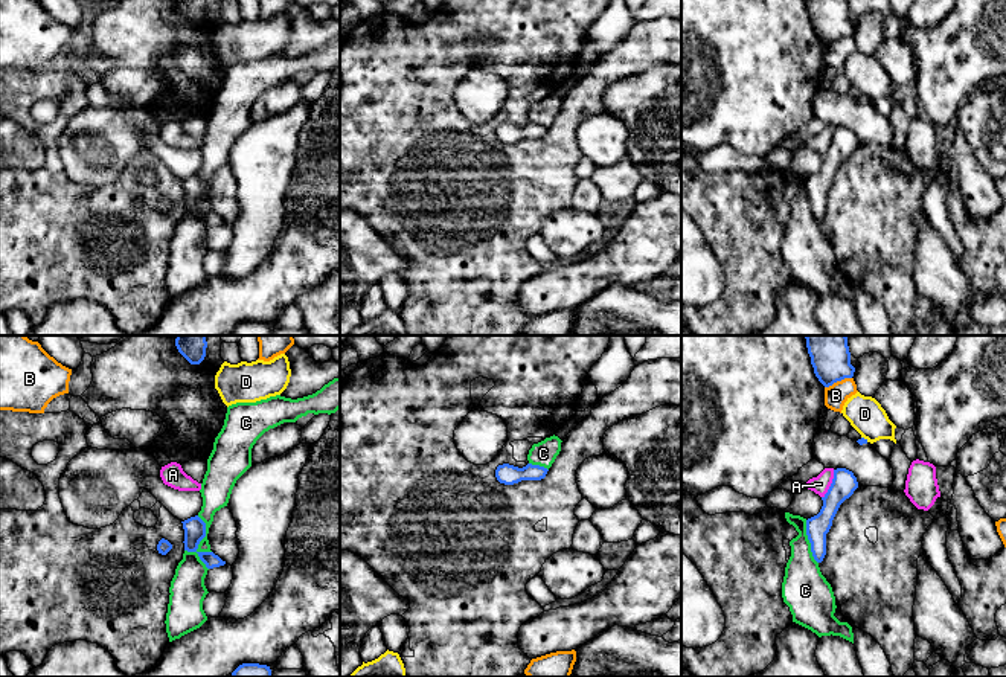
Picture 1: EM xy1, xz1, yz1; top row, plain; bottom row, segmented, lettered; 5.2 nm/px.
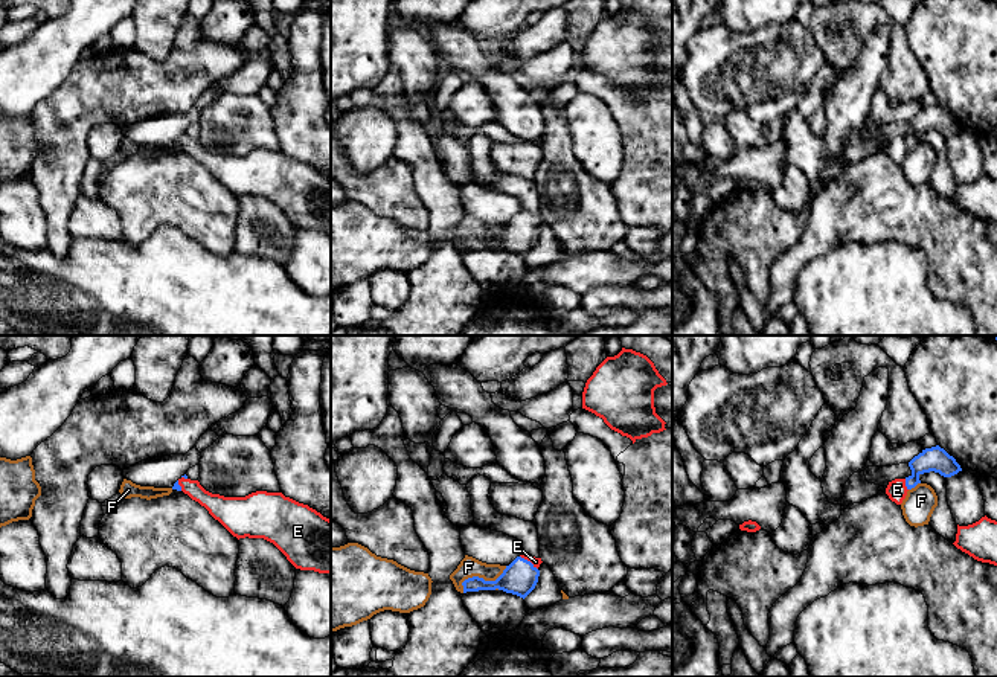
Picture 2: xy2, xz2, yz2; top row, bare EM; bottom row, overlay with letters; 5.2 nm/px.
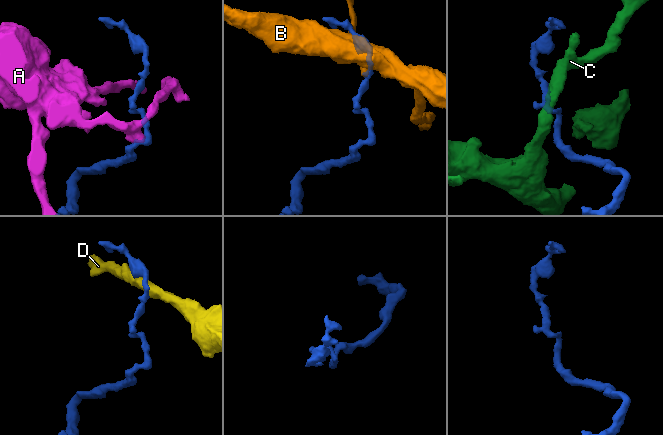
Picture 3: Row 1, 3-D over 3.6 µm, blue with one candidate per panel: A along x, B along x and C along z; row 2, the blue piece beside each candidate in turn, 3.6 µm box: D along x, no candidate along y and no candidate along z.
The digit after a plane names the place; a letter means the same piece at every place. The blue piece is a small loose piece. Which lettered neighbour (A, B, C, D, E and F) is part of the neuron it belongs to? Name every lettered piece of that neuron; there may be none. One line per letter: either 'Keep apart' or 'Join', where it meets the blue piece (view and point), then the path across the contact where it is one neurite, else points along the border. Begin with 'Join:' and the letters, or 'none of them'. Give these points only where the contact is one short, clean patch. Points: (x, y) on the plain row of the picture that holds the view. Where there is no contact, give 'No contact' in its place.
Join: E
A: Keep apart. Touches blue at yz1 (831, 142). Boundary: yz1 (834, 128), (831, 144), (822, 156)
B: Keep apart. Touches blue at yz1 (837, 38)
C: Keep apart. Touches blue at xy1 (198, 202). Boundary: xy1 (197, 174), (205, 182), (205, 195), (197, 214), (208, 227)
D: Keep apart. Touches blue at yz1 (863, 96)
E: Join. Touches blue at xz2 (529, 220). Path across: xz2 (520, 235), (529, 220), (535, 220)
F: Keep apart. Touches blue at xz2 (480, 237). Boundary: xz2 (506, 224), (494, 238), (468, 235), (462, 241), (462, 250)

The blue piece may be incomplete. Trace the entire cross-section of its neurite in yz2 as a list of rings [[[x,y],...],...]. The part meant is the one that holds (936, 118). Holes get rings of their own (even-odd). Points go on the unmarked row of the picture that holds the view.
[[[939,104],[922,108],[918,114],[915,114],[909,125],[912,133],[906,137],[895,137],[889,140],[886,146],[886,152],[892,160],[901,163],[907,154],[907,149],[921,142],[919,134],[924,131],[939,131],[944,136],[951,136],[962,130],[960,124],[956,120],[953,114],[950,114]]]

